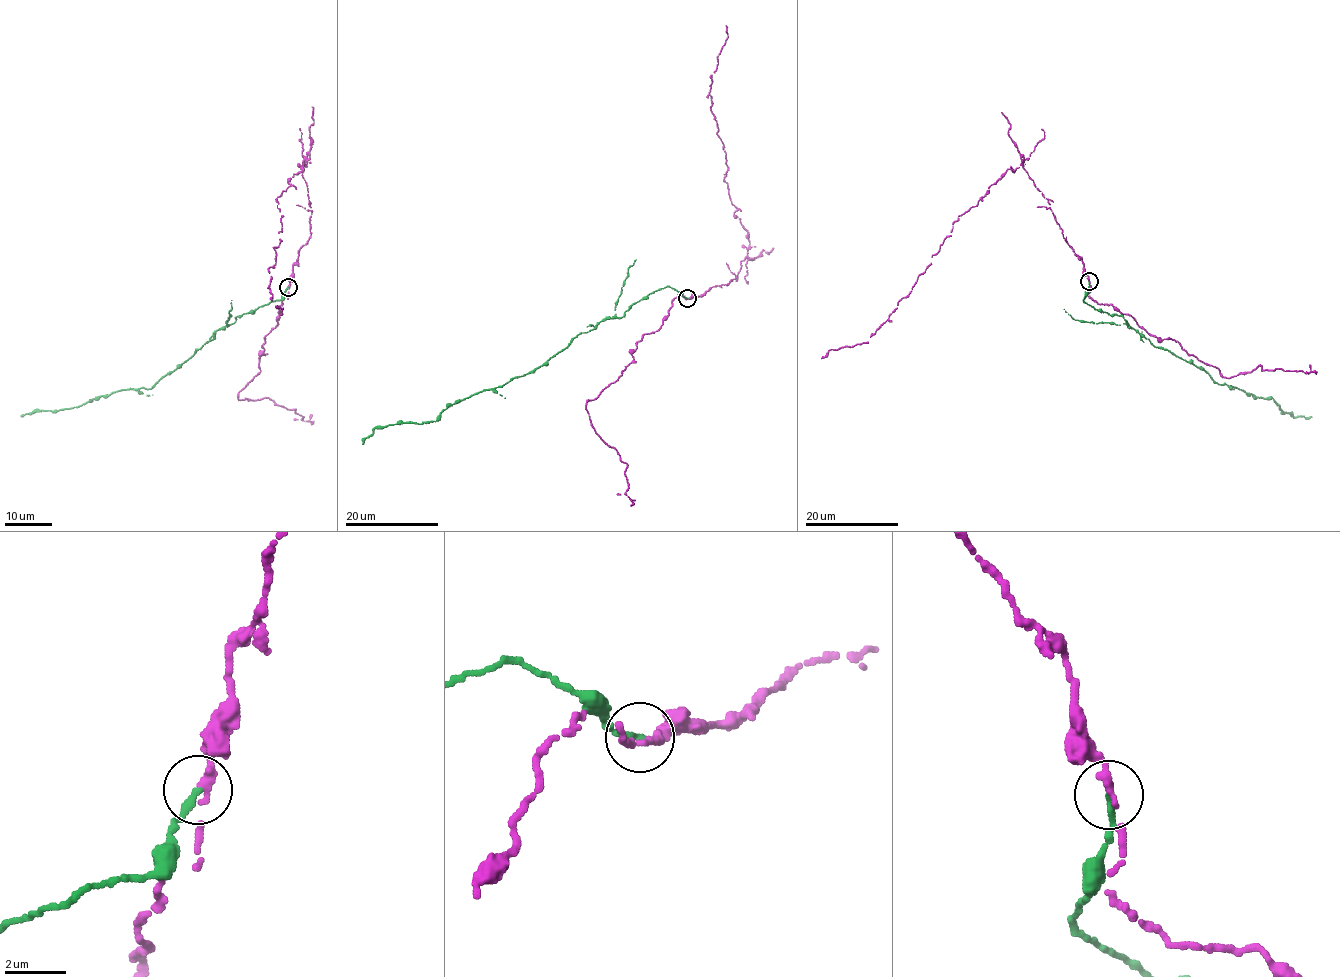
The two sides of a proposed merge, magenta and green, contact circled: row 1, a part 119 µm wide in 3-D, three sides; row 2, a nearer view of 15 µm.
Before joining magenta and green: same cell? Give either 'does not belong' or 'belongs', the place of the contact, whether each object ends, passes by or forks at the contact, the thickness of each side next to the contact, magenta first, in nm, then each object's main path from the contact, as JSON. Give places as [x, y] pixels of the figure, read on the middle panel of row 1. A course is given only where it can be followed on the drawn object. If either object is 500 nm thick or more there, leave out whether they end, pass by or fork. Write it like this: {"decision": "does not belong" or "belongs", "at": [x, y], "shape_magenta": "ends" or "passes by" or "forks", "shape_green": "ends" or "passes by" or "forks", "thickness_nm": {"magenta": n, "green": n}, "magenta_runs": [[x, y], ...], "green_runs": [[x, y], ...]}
{"decision": "does not belong", "at": [687, 298], "shape_magenta": "passes by", "shape_green": "ends", "thickness_nm": {"magenta": 240, "green": 220}, "magenta_runs": [[687, 298], [737, 277], [750, 243], [730, 200], [726, 153], [710, 108], [710, 76], [728, 35], [726, 26]], "green_runs": [[687, 298], [673, 288], [653, 291], [526, 373], [456, 401], [436, 421], [376, 428], [362, 444]]}

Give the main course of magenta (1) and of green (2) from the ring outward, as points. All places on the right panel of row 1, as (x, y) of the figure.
1: (1089, 281), (1049, 204), (1020, 165), (1009, 168), (959, 216), (911, 291), (867, 341), (829, 349), (822, 358)
2: (1089, 281), (1084, 301), (1120, 315), (1155, 347), (1205, 371), (1219, 385), (1272, 398), (1283, 411), (1311, 417)

